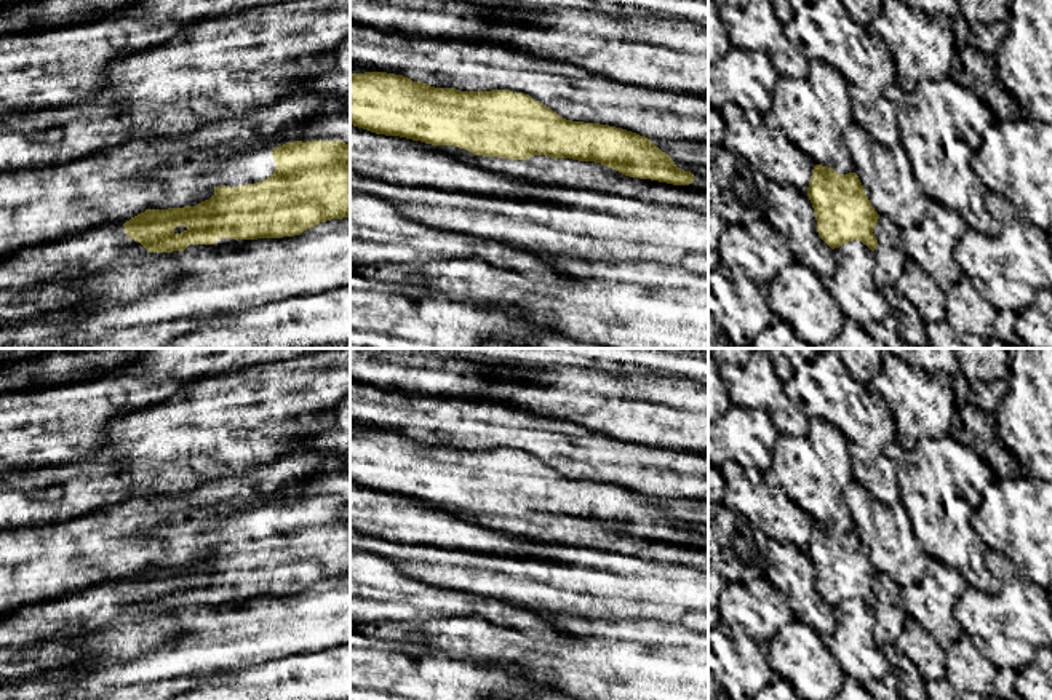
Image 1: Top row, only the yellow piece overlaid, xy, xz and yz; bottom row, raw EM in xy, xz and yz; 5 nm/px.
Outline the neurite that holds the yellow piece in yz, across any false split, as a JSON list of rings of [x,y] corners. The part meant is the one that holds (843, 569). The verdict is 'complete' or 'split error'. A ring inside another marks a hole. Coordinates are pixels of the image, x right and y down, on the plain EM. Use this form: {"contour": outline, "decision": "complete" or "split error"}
{"contour": [[[815,523],[807,545],[819,595],[831,606],[859,598],[871,609],[878,598],[873,587],[879,572],[871,564],[855,531],[838,532],[835,527]]], "decision": "complete"}

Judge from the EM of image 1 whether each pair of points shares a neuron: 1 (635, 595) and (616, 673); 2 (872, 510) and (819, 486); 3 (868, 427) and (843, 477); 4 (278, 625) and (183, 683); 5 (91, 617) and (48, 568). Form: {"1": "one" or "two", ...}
{"1": "two", "2": "two", "3": "two", "4": "two", "5": "two"}

